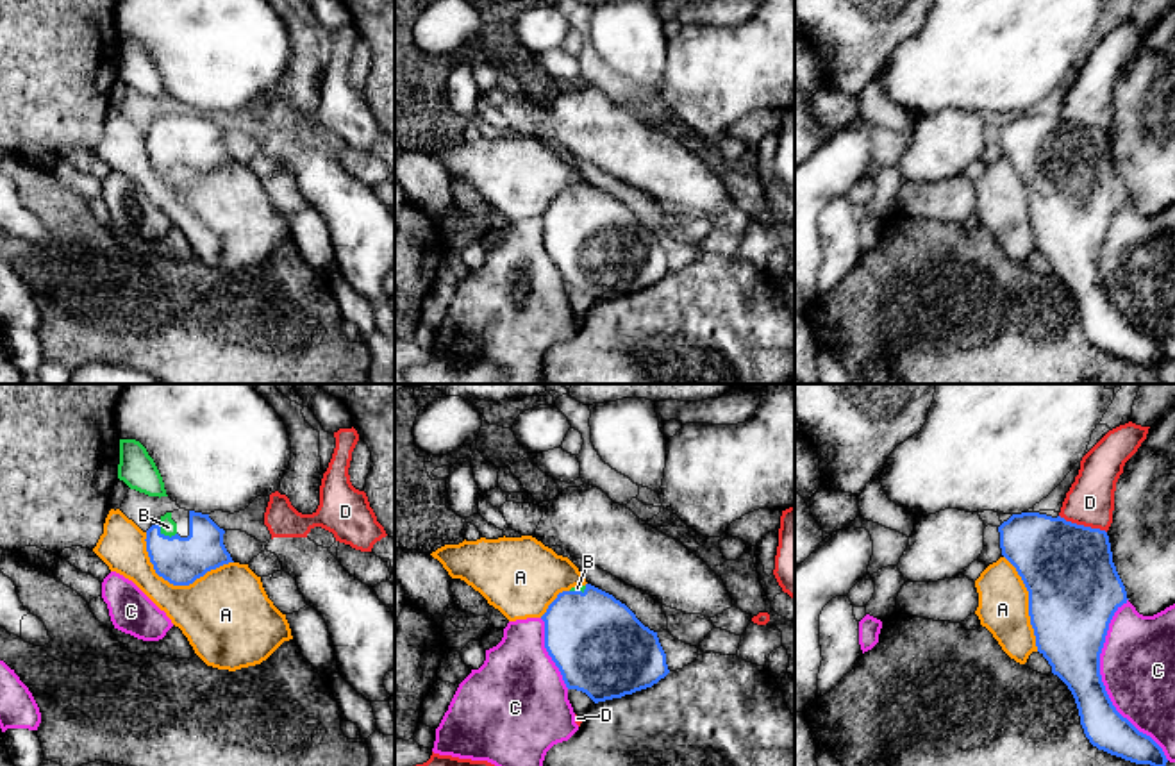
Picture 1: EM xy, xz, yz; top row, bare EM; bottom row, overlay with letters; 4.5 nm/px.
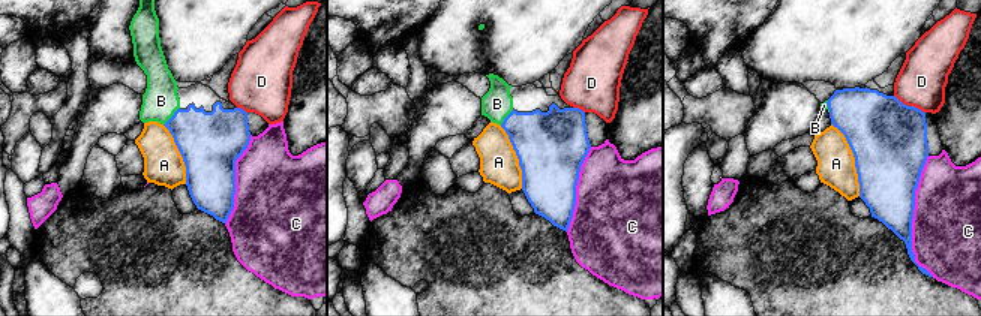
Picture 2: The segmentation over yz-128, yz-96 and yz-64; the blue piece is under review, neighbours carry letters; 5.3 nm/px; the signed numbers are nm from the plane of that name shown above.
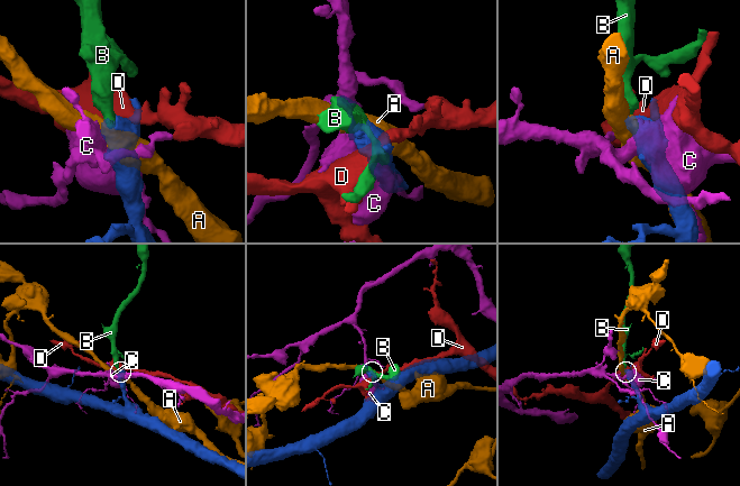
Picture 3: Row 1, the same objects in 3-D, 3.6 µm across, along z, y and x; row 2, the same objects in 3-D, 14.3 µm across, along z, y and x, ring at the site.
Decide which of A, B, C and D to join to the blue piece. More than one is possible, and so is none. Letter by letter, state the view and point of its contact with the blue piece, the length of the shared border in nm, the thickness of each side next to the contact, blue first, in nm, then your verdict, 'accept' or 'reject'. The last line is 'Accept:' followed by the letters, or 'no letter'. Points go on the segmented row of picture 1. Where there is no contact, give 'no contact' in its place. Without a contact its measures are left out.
A: xy (175, 584) | 420 nm | 220/380 nm | reject
B: xy (163, 534) | 100 nm | 220/80 nm | accept
C: yz (1102, 682) | 750 nm | 300/340 nm | reject
D: yz (1083, 525) | 240 nm | 400/220 nm | reject
Accept: B

